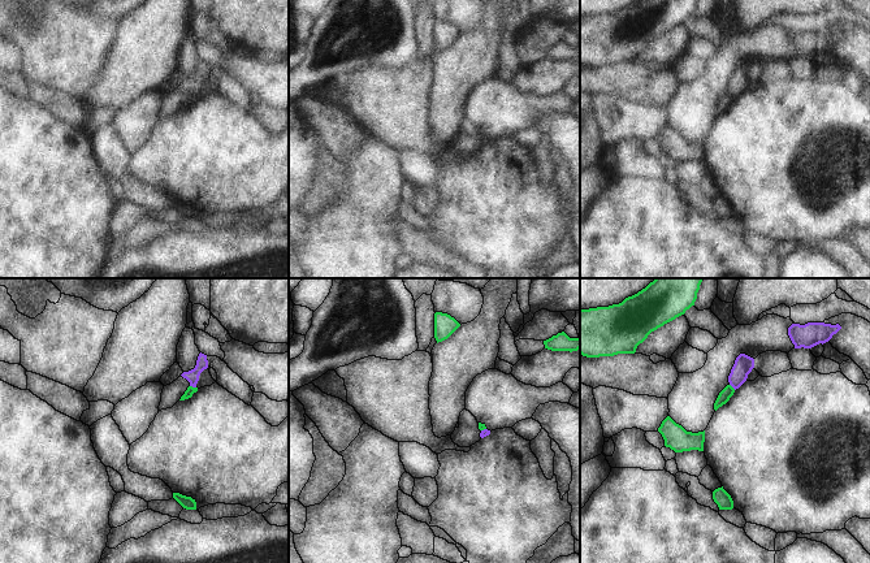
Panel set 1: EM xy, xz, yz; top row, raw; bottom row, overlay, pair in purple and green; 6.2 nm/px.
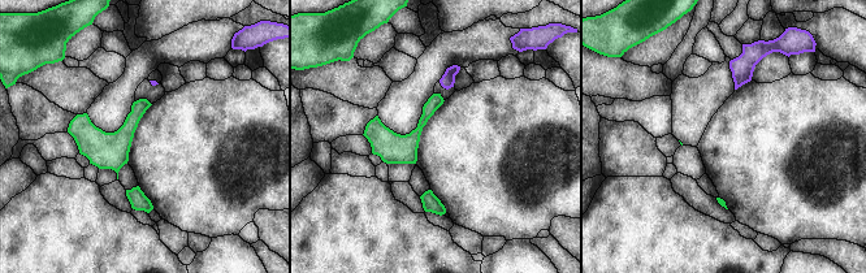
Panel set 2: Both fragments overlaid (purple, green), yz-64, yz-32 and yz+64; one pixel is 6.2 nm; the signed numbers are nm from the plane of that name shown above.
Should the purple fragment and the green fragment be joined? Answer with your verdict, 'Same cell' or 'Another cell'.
Another cell.

